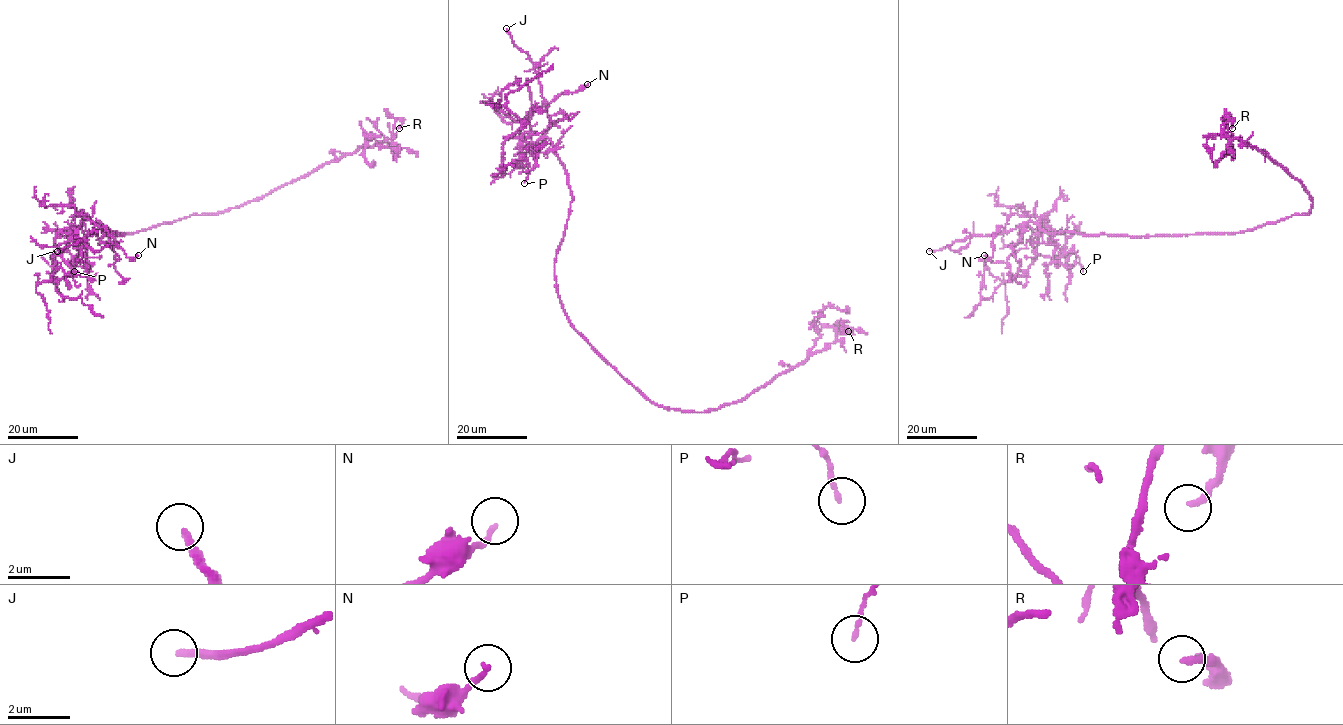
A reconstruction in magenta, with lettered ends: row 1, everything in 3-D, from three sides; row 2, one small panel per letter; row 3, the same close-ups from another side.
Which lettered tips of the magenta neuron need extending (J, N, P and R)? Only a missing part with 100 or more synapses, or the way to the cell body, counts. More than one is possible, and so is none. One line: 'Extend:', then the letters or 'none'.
Extend: J

